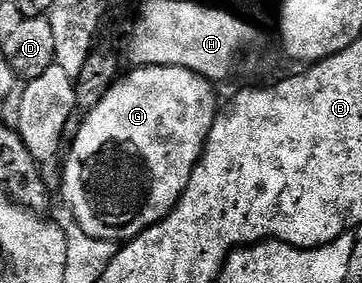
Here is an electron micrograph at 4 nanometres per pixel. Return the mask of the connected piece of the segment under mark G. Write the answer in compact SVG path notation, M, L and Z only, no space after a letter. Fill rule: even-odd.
M137 66L120 77L116 83L112 84L106 92L106 96L99 101L94 109L84 113L81 129L77 132L77 137L73 140L73 149L69 152L69 157L65 160L65 173L61 180L65 183L65 204L73 211L72 219L83 228L89 235L97 239L114 242L128 242L137 236L142 236L151 226L155 226L160 220L164 220L173 211L182 194L187 190L191 182L191 174L195 166L205 155L205 144L209 140L209 135L213 129L213 123L219 115L217 108L217 92L210 81L204 80L199 74L195 74L186 68L179 66Z

